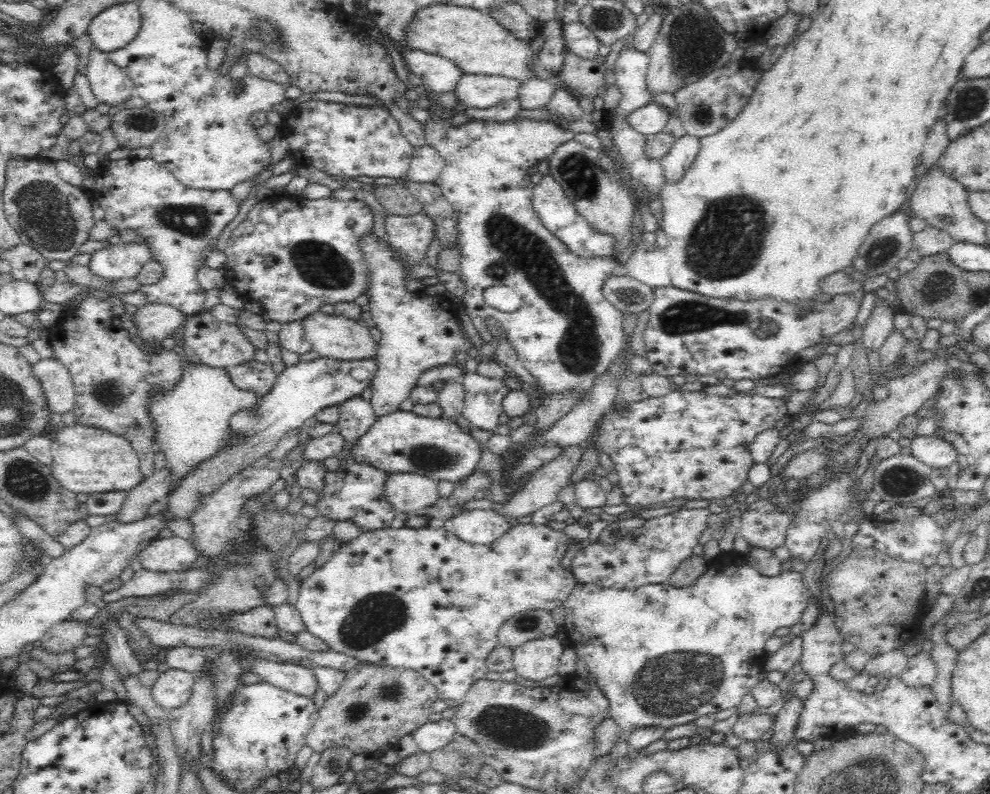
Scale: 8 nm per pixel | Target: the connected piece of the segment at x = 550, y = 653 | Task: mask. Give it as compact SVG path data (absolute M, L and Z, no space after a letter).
M562 635L528 640L513 649L513 668L518 677L540 682L558 674L566 642Z

